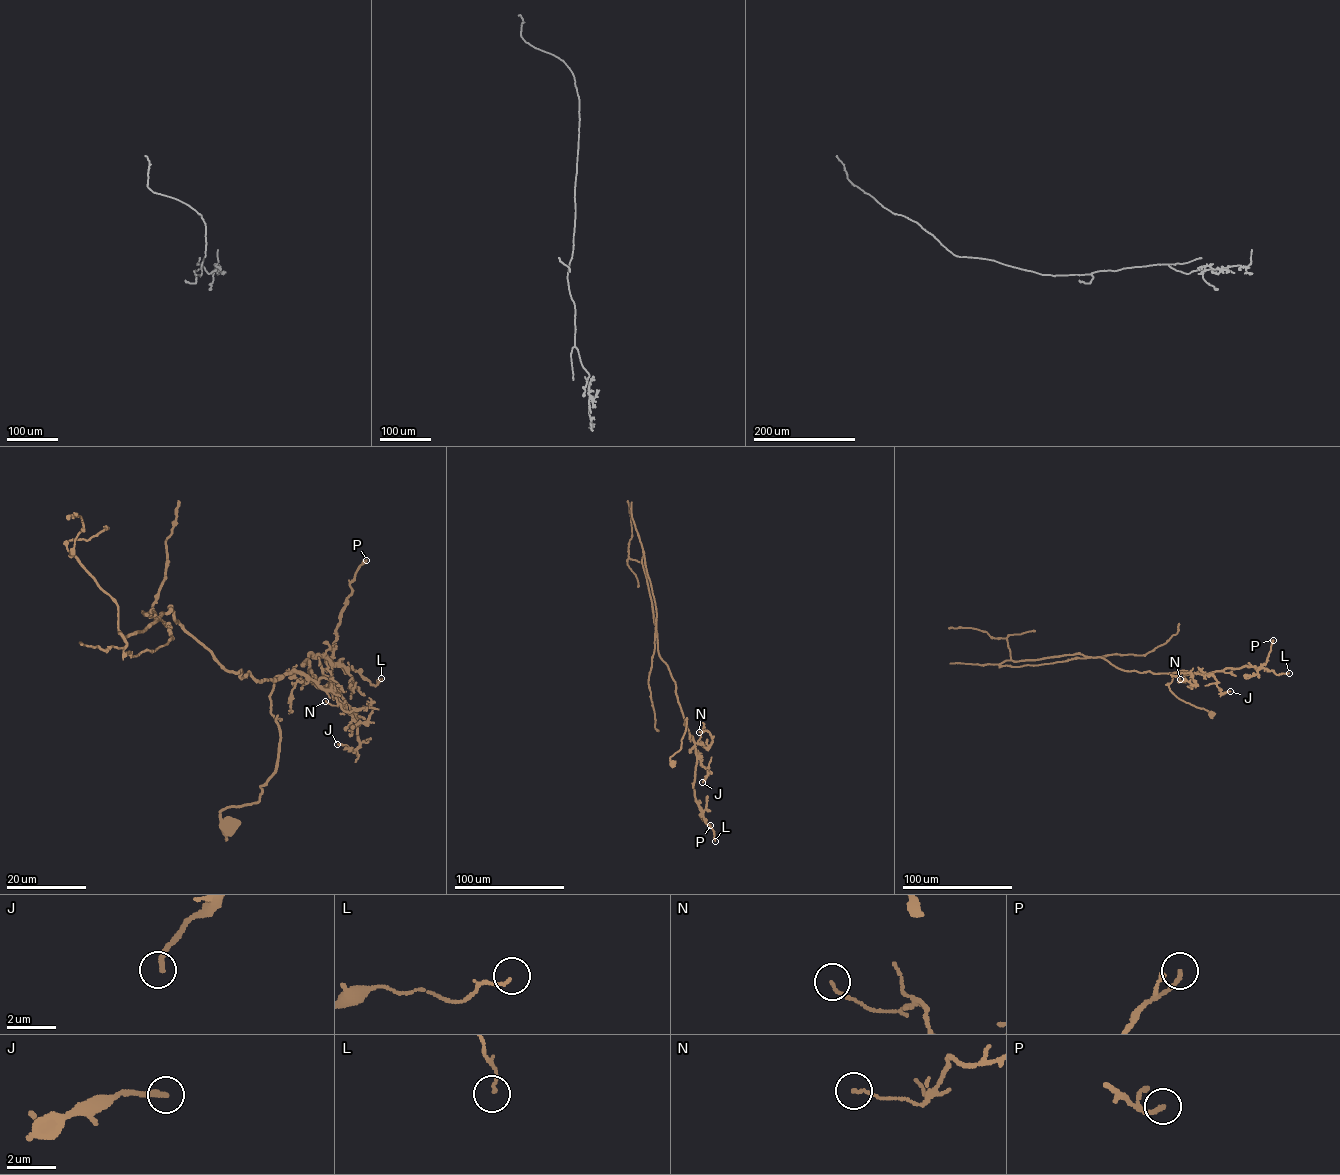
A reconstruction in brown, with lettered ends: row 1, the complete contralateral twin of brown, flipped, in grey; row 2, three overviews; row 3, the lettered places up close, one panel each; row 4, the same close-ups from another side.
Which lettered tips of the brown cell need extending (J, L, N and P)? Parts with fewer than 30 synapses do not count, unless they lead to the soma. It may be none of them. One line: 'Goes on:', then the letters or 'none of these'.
Goes on: none of these

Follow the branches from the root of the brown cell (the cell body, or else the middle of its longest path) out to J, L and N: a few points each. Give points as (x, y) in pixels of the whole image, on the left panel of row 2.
J: (225, 826), (220, 812), (256, 803), (275, 772), (277, 676), (334, 688), (359, 742), (337, 744)
L: (225, 826), (220, 812), (256, 803), (275, 772), (277, 676), (316, 682), (305, 662), (319, 654), (381, 678)
N: (225, 826), (220, 812), (256, 803), (276, 769), (274, 679), (307, 675), (357, 723), (372, 710), (325, 701)

